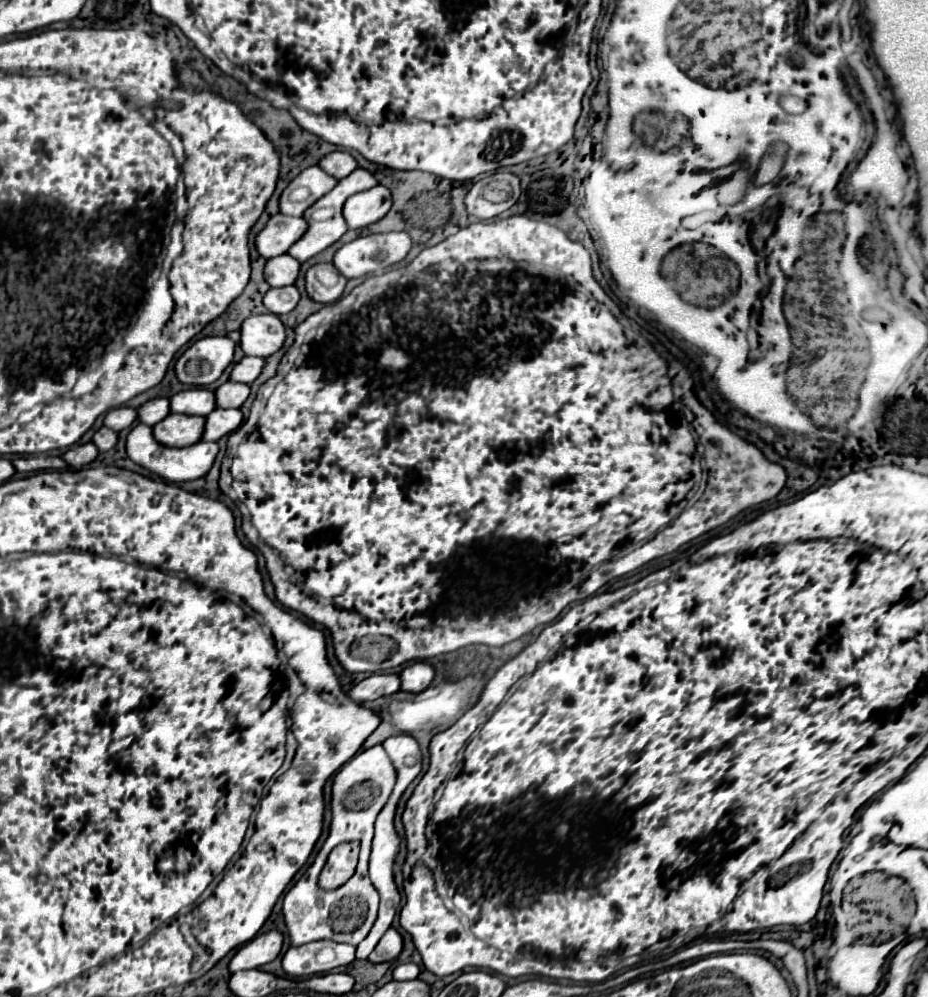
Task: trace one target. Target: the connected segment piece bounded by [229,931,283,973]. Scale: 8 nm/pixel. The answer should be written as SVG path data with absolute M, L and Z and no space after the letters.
M267 931L263 935L257 935L253 941L243 945L235 957L231 959L229 971L237 973L241 969L253 969L261 967L265 963L271 963L283 947L283 933L279 931Z

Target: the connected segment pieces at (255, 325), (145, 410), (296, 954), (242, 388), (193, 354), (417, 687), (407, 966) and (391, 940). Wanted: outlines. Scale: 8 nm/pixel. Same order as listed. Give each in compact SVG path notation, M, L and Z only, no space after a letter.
M251 315L241 325L241 347L245 355L269 357L285 343L285 327L277 315Z
M155 397L155 399L151 399L139 407L139 421L153 427L155 423L163 421L169 413L171 413L169 399L167 397Z
M321 939L307 945L289 947L289 951L283 957L283 969L293 977L307 977L349 965L353 959L355 959L353 945Z
M227 381L223 383L217 391L217 407L241 407L245 403L245 399L249 397L249 385L247 383L235 383L235 381Z
M203 337L177 359L175 373L185 385L209 385L221 377L233 353L235 343L229 337Z
M417 661L401 671L401 691L421 693L435 679L435 667L427 661Z
M403 963L393 969L393 979L397 979L397 981L409 981L409 979L417 979L417 977L419 977L419 967L415 963Z
M389 927L387 933L381 937L381 941L377 943L377 947L371 951L369 955L369 961L371 963L385 963L385 961L393 961L403 949L403 939L401 935Z

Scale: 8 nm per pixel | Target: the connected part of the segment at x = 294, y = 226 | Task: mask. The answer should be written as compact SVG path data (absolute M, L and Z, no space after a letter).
M273 215L265 229L257 235L257 251L261 257L271 259L277 255L283 255L289 251L293 243L297 243L305 231L307 231L307 221L303 217L287 217L287 215Z

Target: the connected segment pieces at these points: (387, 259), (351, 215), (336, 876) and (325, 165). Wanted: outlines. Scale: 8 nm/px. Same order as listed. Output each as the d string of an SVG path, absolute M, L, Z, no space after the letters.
M405 231L397 233L369 233L343 245L333 259L333 265L347 277L363 277L379 273L399 261L411 249L411 237Z
M377 185L369 191L361 191L351 195L343 205L343 217L349 229L363 229L387 215L391 209L393 197L391 191L383 185Z
M347 841L337 845L327 859L327 865L319 877L319 885L323 889L335 889L341 887L353 873L357 867L357 859L359 859L359 841Z
M333 151L333 153L325 155L325 157L319 161L319 167L321 167L325 173L329 173L329 175L333 175L333 177L337 177L337 179L343 179L343 177L347 177L349 173L353 173L353 171L357 169L357 161L355 161L355 157L353 157L351 153L347 153L347 151Z

